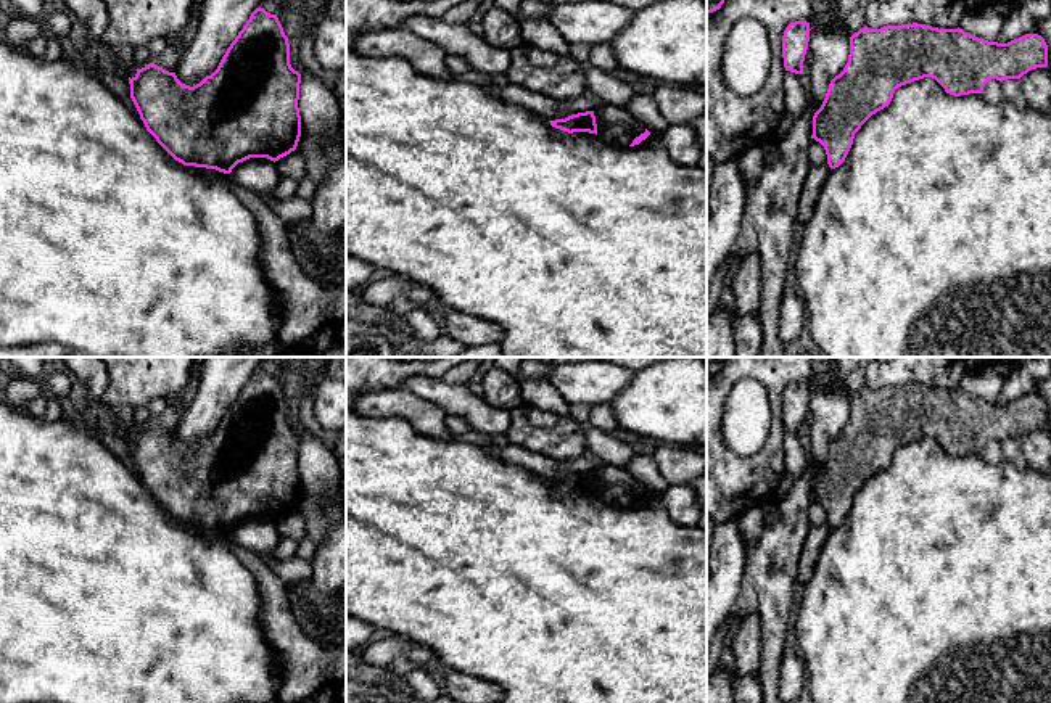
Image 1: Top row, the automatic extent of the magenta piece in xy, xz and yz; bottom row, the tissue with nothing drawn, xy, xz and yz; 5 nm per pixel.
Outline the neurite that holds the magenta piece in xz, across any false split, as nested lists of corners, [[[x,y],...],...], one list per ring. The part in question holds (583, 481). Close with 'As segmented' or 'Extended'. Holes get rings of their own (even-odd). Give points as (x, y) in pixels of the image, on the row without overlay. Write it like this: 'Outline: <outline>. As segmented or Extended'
Outline: [[[594,471],[571,475],[565,479],[549,481],[552,487],[560,489],[563,492],[589,492],[597,495],[597,484]]]. As segmented

